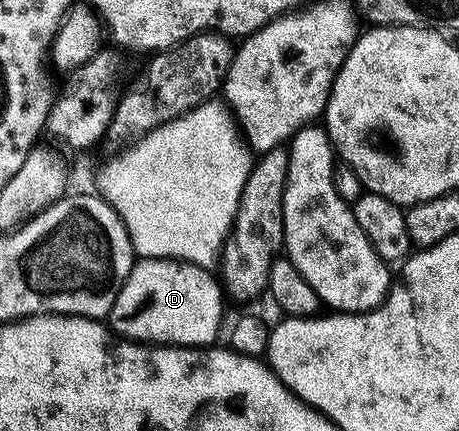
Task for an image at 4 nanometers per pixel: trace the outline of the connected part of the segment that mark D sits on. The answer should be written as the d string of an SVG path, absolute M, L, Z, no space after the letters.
M143 258L135 261L132 272L126 278L126 282L120 288L116 300L112 304L108 315L108 325L115 335L121 336L127 340L133 340L143 344L161 344L164 346L200 346L209 347L210 342L218 334L218 329L222 326L222 298L224 299L223 289L217 277L210 275L211 271L205 266L196 266L193 262L183 262L176 258Z

